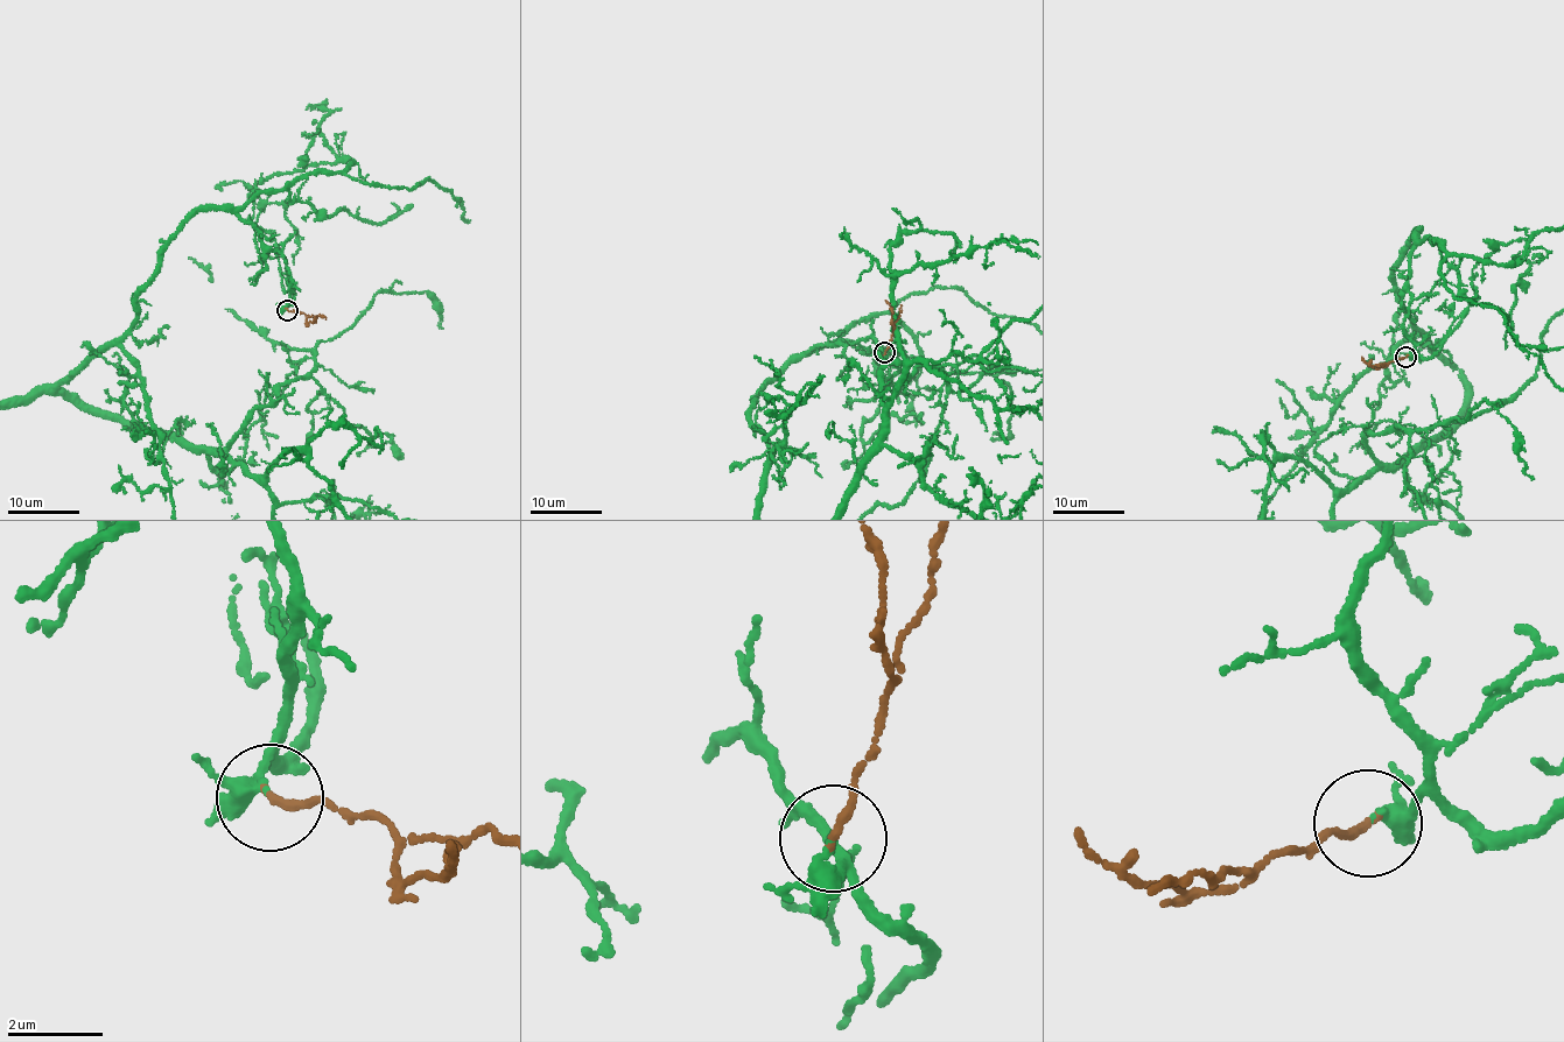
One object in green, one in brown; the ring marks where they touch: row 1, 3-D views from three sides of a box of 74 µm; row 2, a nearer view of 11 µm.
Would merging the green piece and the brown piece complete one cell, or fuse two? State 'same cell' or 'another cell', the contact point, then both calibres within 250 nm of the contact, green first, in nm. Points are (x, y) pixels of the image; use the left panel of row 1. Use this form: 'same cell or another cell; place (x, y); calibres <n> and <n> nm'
same cell; place (287, 310); calibres 180 and 180 nm

